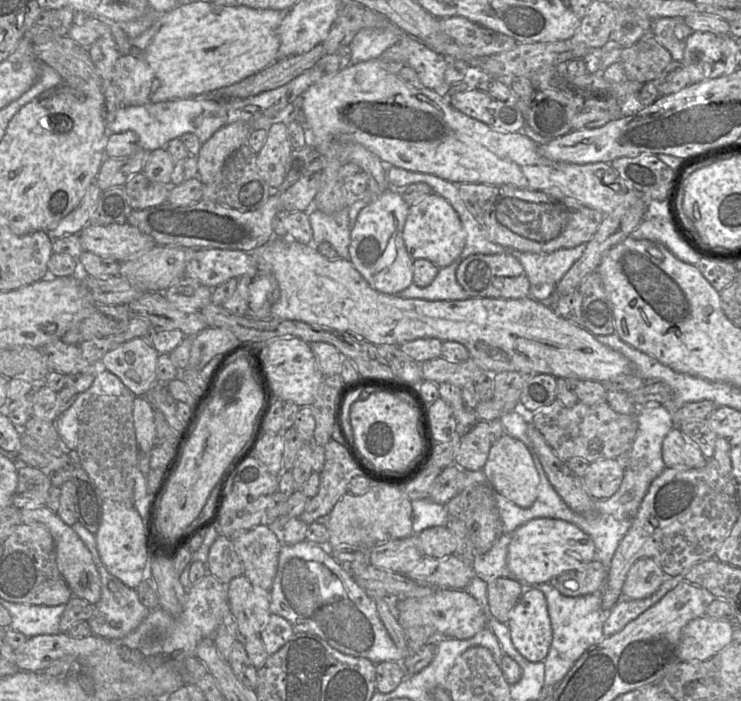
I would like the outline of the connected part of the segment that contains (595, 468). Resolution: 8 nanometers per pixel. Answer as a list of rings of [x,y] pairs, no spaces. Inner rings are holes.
[[[601,459],[589,464],[583,485],[595,500],[614,495],[623,481],[624,463],[620,459]]]

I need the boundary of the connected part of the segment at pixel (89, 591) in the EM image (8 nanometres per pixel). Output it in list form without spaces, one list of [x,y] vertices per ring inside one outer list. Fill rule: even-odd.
[[[46,506],[34,510],[21,510],[21,521],[22,524],[43,524],[50,531],[55,542],[58,569],[73,597],[84,599],[90,604],[96,605],[101,595],[100,576],[91,553],[73,529],[59,518],[57,512],[52,512]]]

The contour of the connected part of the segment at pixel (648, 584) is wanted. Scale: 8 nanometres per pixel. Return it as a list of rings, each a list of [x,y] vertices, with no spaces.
[[[641,558],[632,565],[627,574],[622,598],[647,598],[659,589],[667,577],[672,576],[667,575],[654,559]]]

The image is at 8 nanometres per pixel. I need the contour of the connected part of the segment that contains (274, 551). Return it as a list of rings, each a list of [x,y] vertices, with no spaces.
[[[260,524],[229,537],[244,566],[244,576],[258,589],[269,593],[277,571],[283,543],[269,525]]]

